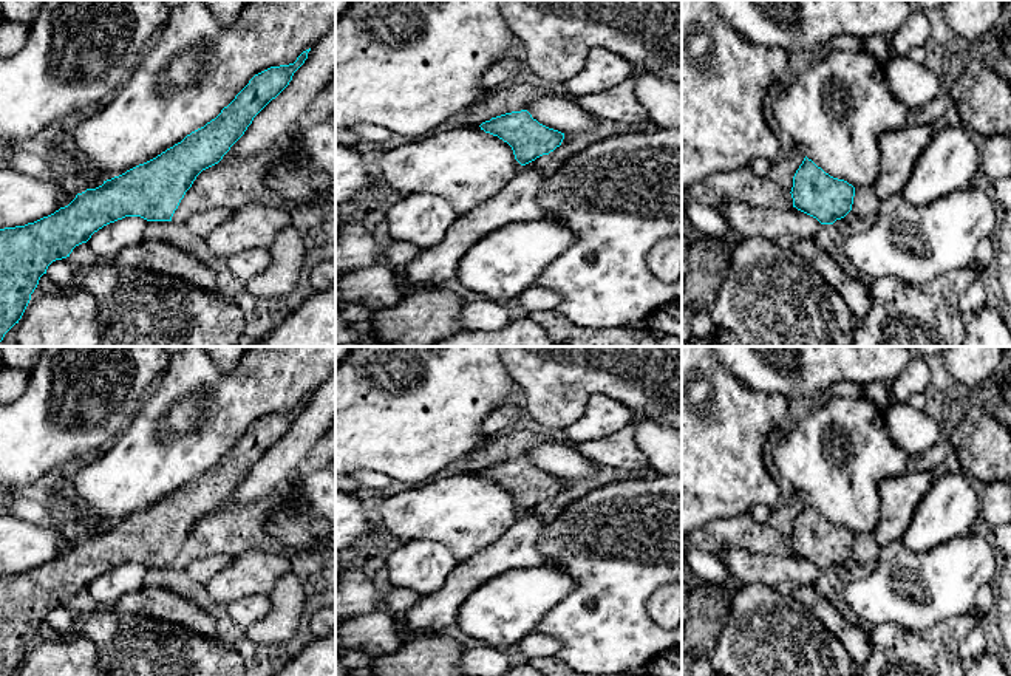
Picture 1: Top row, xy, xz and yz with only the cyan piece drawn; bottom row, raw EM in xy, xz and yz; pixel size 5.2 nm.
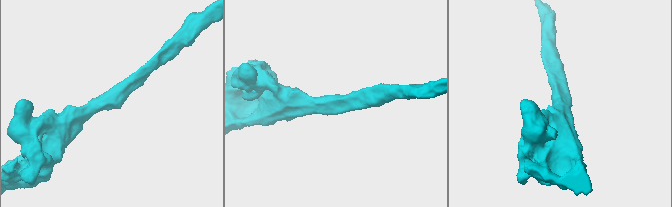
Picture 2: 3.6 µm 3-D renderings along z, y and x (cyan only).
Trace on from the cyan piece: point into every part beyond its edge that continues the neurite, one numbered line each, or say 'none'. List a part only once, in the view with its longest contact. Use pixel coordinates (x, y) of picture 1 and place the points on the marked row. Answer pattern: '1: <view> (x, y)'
none

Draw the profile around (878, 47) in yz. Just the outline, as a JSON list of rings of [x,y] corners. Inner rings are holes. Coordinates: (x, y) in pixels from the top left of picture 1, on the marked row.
[[[873,36],[863,40],[864,51],[870,53],[877,60],[886,62],[890,59],[889,40],[883,36]]]

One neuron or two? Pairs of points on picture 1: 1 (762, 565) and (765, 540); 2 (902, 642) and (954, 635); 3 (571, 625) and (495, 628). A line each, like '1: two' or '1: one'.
1: two
2: one
3: two

